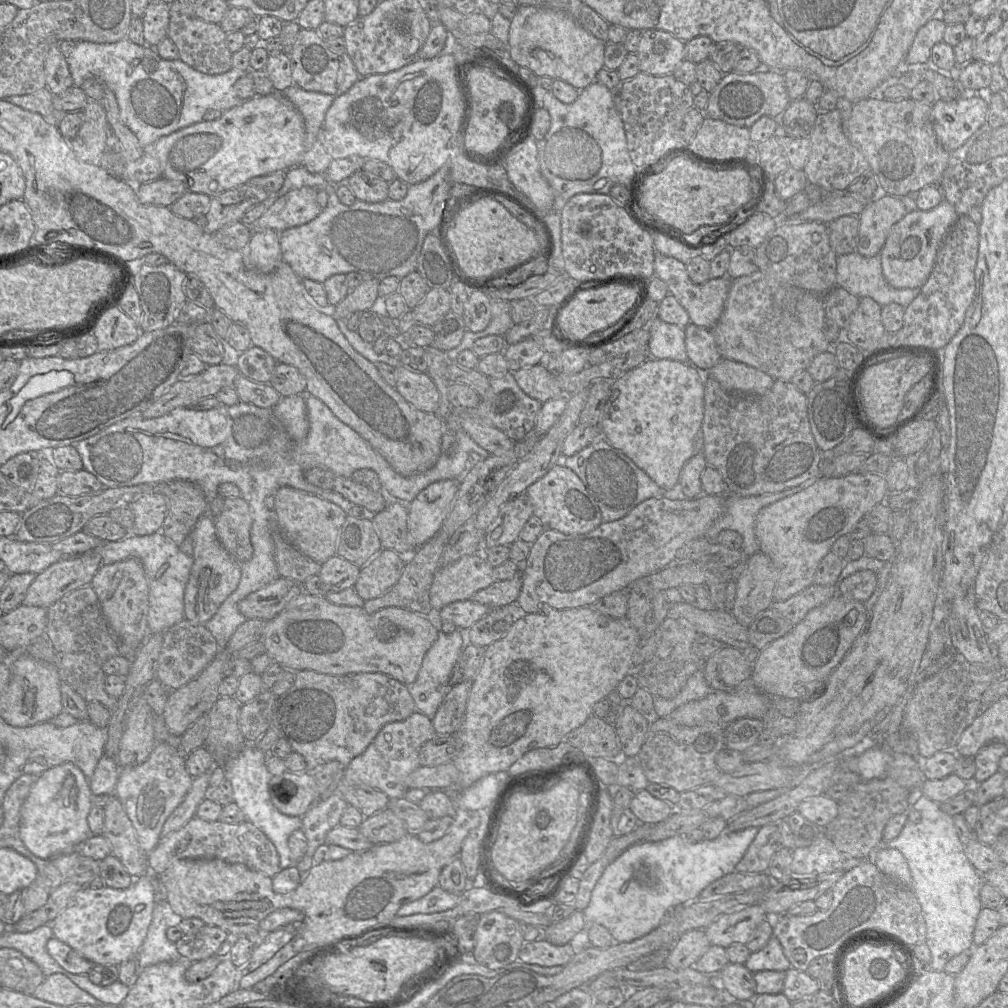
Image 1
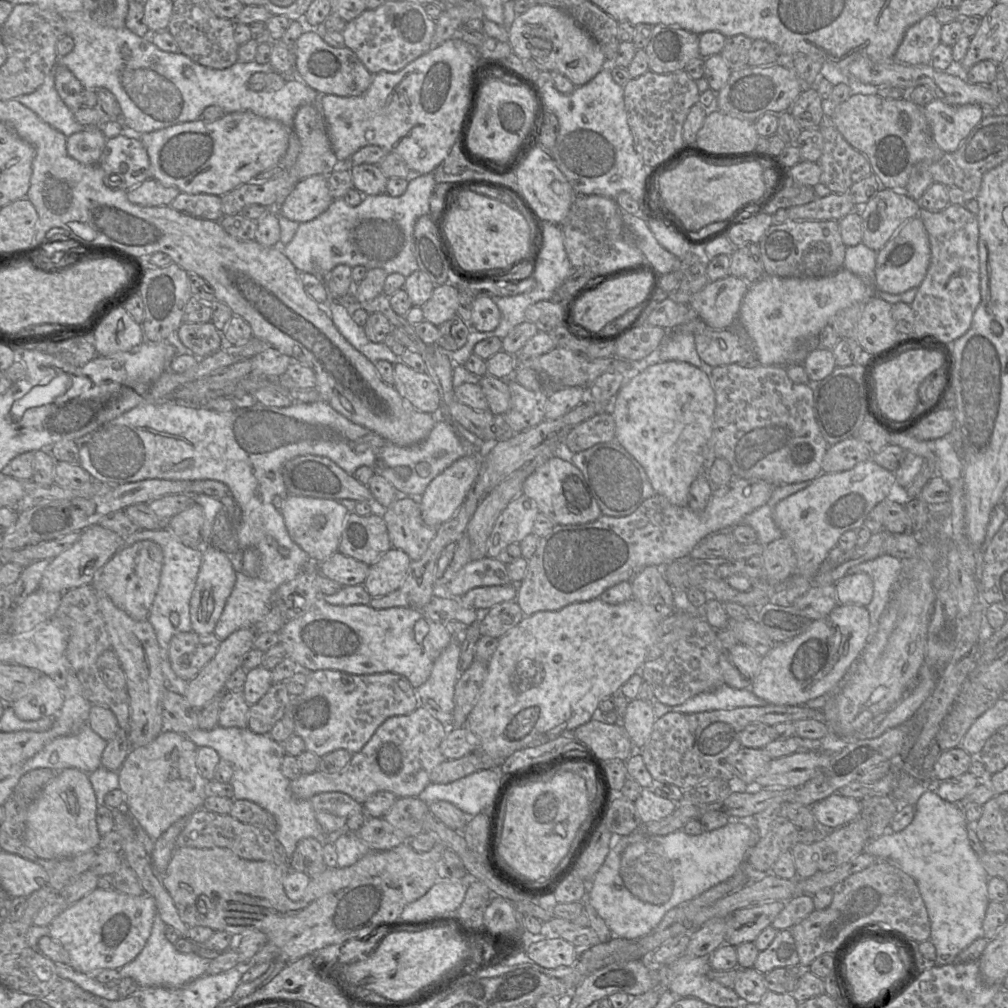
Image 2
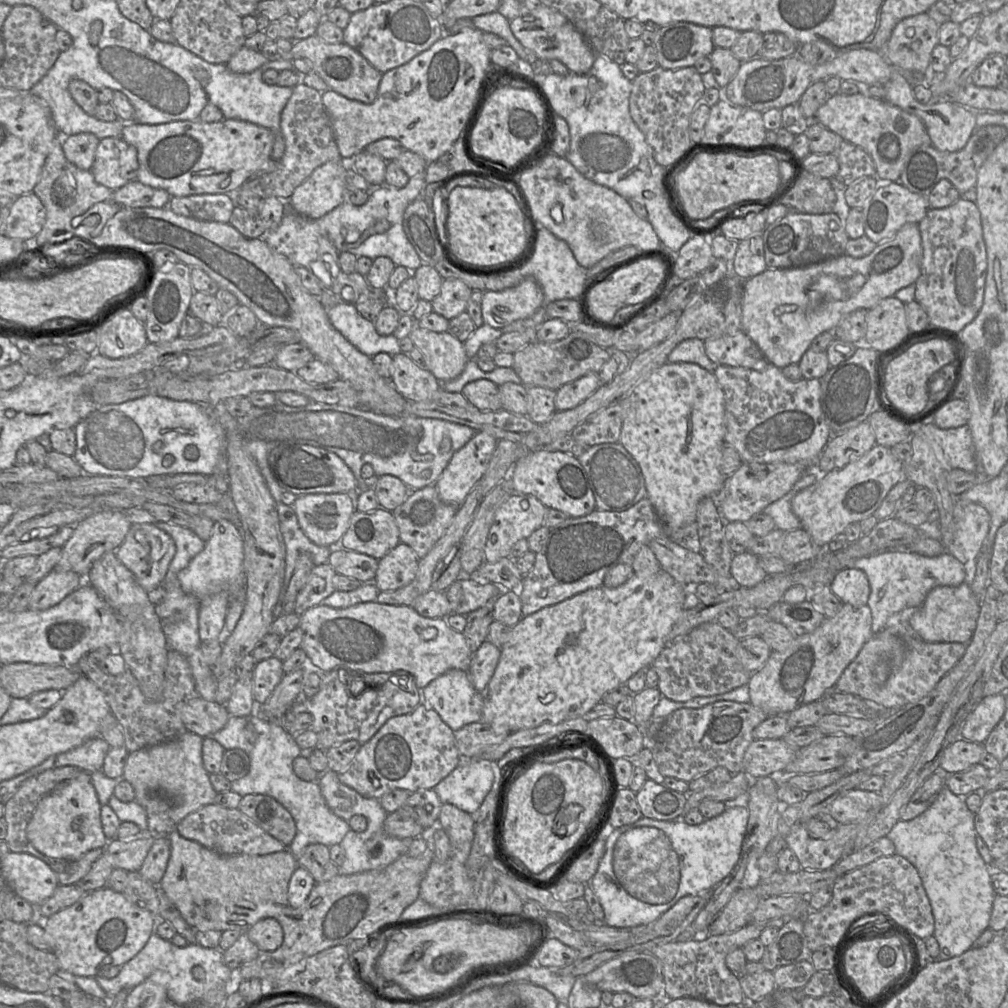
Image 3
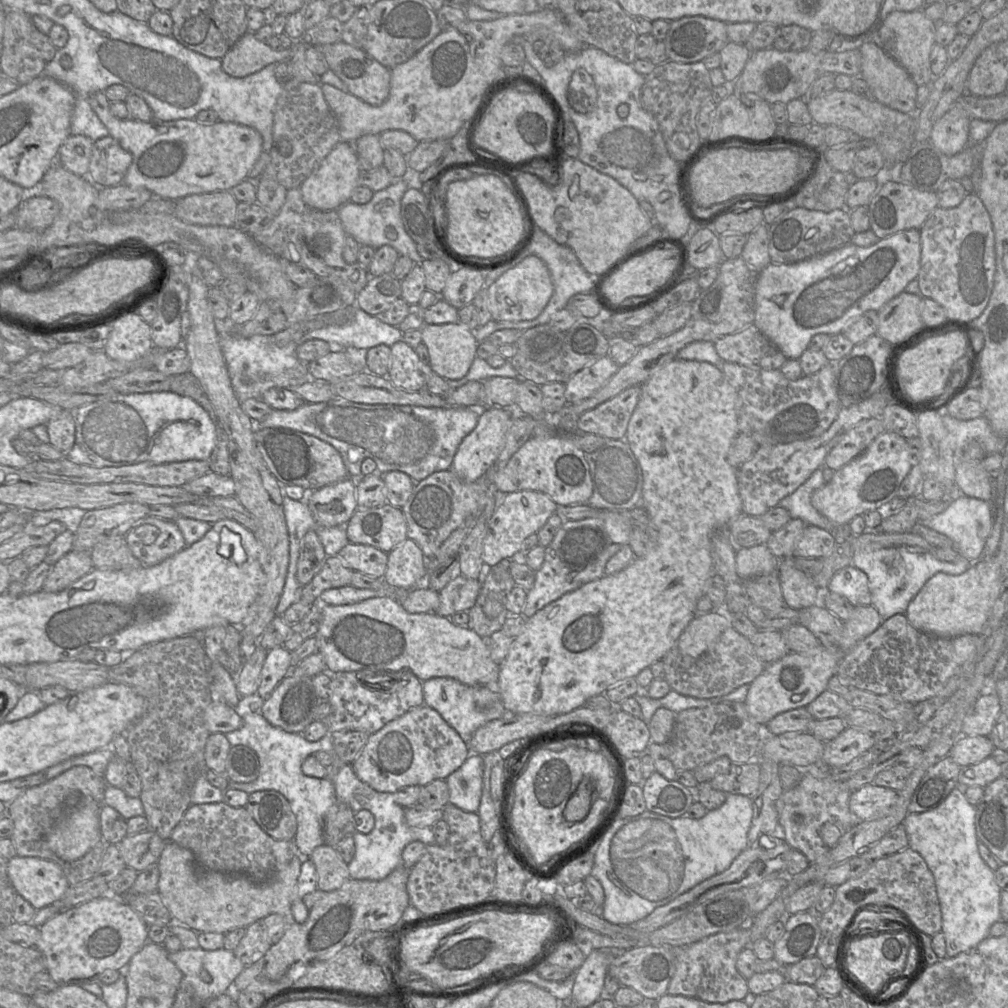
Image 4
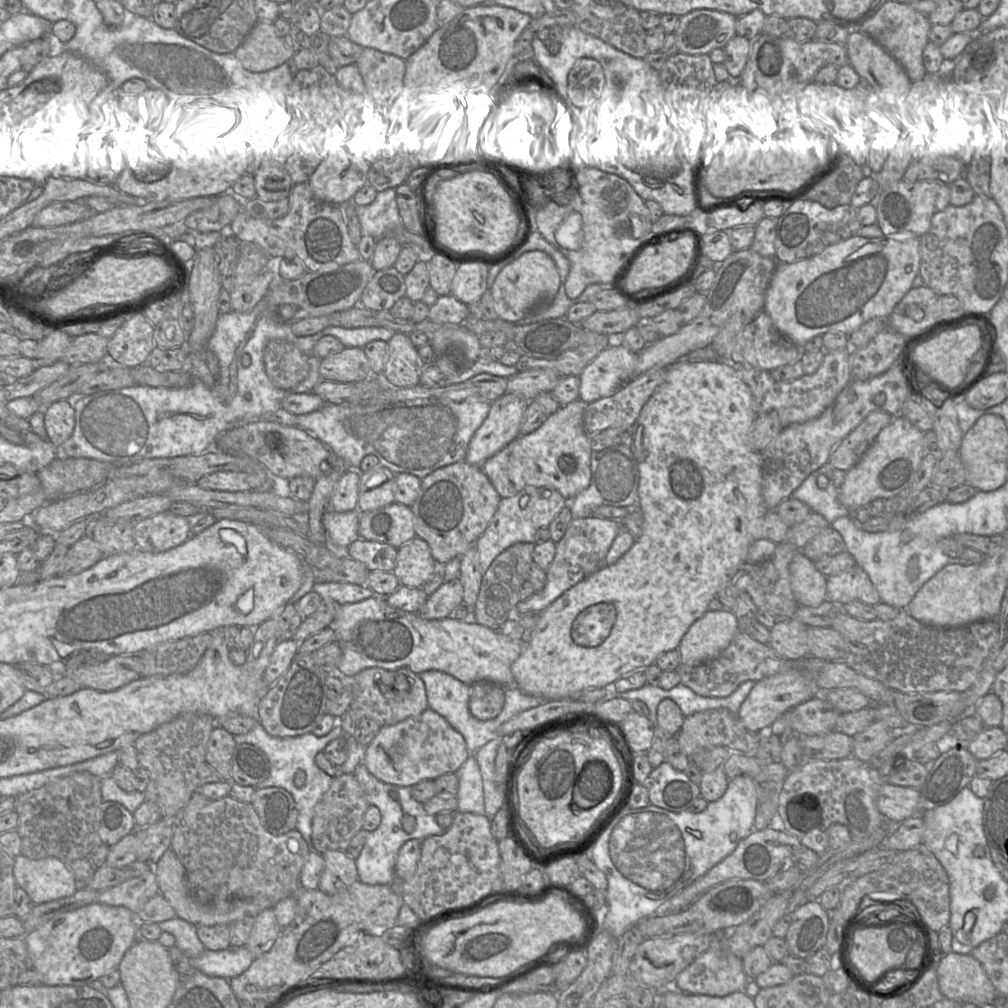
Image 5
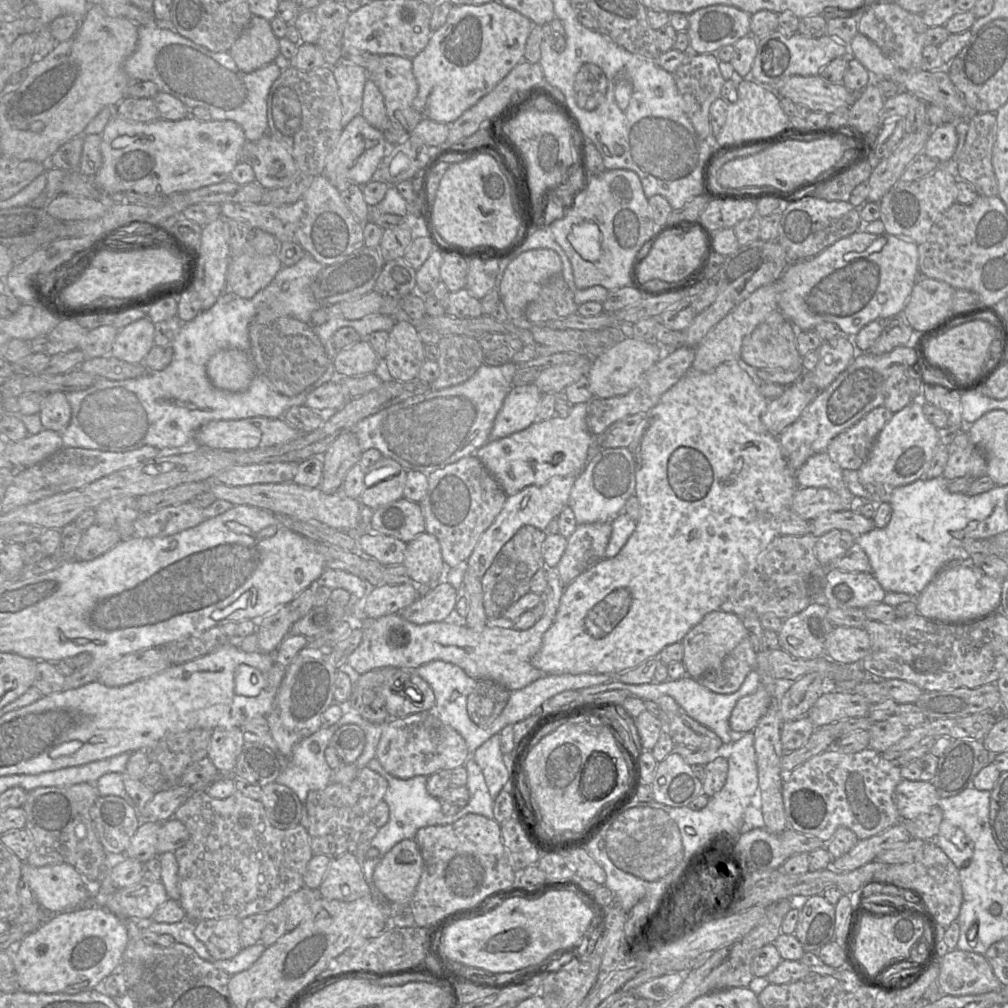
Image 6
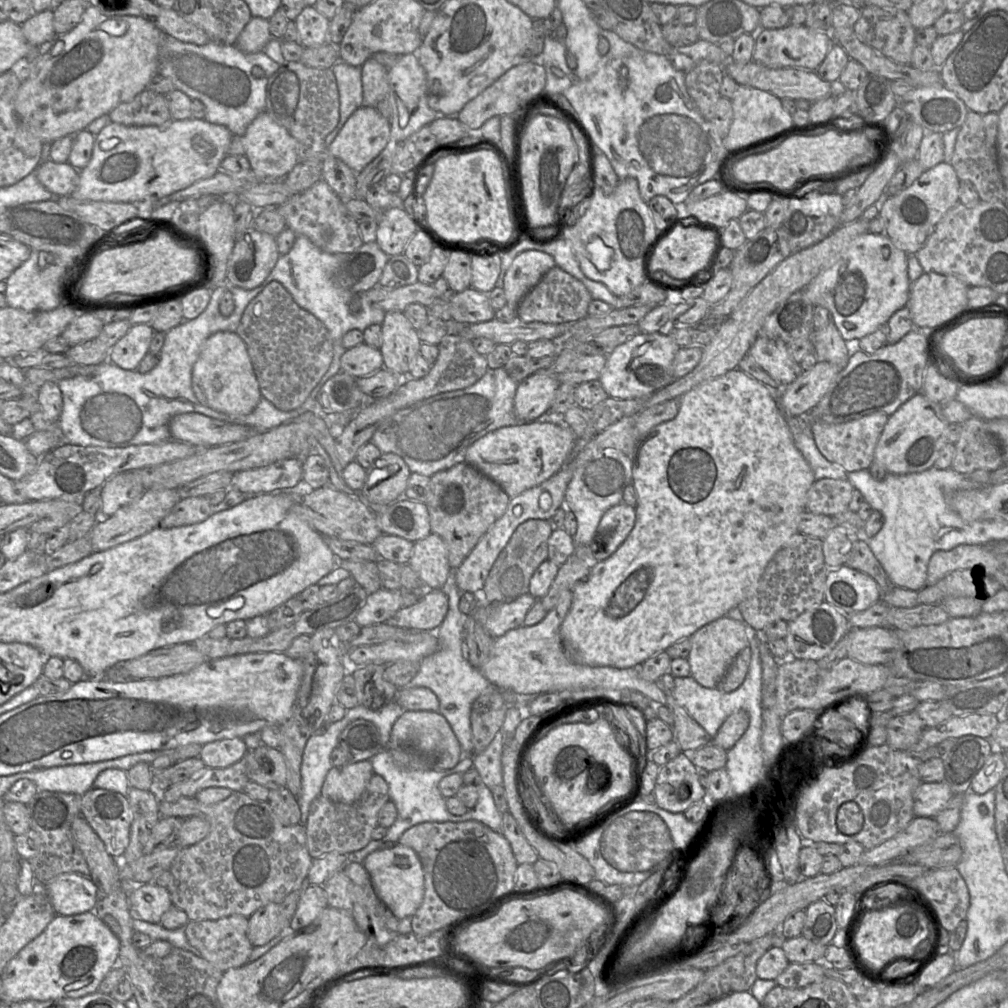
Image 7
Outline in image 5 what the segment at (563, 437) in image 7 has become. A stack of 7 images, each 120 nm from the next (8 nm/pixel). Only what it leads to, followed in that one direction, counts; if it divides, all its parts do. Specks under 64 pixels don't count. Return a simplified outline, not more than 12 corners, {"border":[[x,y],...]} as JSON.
{"border":[[586,403],[561,406],[481,466],[501,498],[591,482]]}

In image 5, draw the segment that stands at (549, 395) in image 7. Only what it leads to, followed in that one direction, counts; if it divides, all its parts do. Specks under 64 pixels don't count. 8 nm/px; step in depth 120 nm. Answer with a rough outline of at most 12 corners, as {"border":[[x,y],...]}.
{"border":[[511,393],[493,401],[465,461],[481,468],[520,436],[528,402]]}

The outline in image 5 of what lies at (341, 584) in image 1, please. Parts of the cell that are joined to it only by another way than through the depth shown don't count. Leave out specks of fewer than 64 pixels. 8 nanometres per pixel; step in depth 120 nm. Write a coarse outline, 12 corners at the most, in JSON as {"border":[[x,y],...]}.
{"border":[[358,538],[347,556],[370,572],[393,572],[397,549]]}

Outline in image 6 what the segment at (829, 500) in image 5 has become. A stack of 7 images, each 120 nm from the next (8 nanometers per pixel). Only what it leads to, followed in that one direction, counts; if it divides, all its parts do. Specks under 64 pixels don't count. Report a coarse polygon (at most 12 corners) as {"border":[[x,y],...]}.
{"border":[[826,451],[796,472],[799,488],[831,489],[847,507],[854,498],[843,469]]}

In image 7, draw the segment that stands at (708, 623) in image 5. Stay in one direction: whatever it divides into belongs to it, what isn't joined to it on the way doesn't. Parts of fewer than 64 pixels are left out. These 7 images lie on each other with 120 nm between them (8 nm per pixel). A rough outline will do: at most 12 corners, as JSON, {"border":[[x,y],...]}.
{"border":[[726,615],[689,639],[690,676],[719,682],[749,646],[746,626]]}

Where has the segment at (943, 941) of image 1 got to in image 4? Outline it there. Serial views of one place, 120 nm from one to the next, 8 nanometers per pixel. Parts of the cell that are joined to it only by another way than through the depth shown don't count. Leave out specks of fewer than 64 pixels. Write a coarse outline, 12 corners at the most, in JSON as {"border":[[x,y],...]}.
{"border":[[957,786],[908,813],[908,847],[934,876],[945,958],[1001,920],[978,851],[976,806]]}

